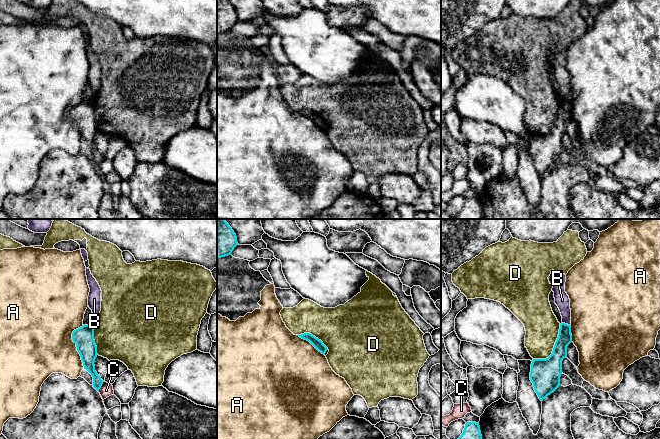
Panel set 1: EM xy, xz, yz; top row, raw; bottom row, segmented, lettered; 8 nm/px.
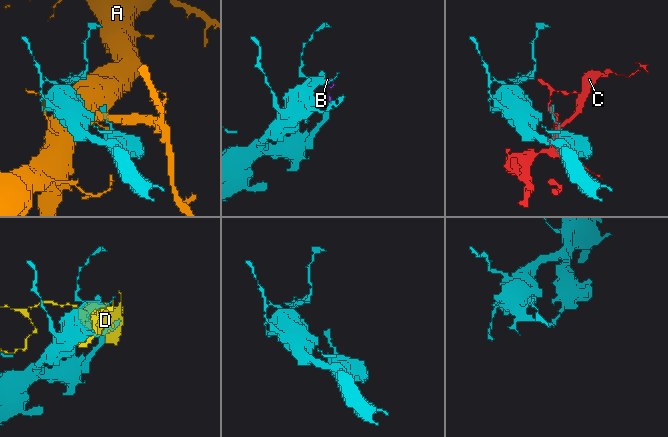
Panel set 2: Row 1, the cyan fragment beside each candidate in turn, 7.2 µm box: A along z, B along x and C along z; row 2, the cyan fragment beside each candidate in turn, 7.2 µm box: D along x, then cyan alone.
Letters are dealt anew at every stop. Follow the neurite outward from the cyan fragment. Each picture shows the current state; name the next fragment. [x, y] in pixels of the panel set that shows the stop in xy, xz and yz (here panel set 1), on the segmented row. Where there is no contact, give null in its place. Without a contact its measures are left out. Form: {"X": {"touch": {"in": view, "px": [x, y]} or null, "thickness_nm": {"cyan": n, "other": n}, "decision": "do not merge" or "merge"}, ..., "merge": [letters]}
{"A": {"touch": {"in": "xy", "px": [76, 345]}, "thickness_nm": {"cyan": 160, "other": 440}, "decision": "do not merge"}, "B": {"touch": {"in": "yz", "px": [566, 324]}, "thickness_nm": {"cyan": 120, "other": 120}, "decision": "merge"}, "C": {"touch": {"in": "xy", "px": [101, 385]}, "thickness_nm": {"cyan": 120, "other": 110}, "decision": "do not merge"}, "D": {"touch": {"in": "yz", "px": [553, 348]}, "thickness_nm": {"cyan": 240, "other": 280}, "decision": "do not merge"}, "merge": ["B"]}

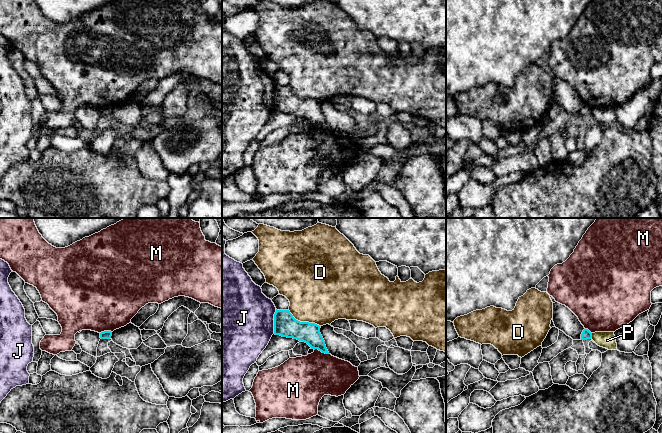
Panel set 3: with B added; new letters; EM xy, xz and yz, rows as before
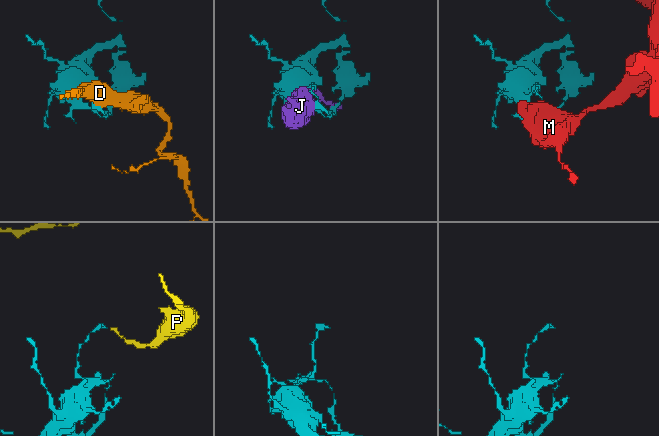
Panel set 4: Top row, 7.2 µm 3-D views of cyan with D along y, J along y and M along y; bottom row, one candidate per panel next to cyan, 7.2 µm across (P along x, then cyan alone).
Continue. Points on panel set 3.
{"D": {"touch": {"in": "xz", "px": [303, 322]}, "thickness_nm": {"cyan": 190, "other": 460}, "decision": "do not merge"}, "J": {"touch": {"in": "xz", "px": [274, 321]}, "thickness_nm": {"cyan": 190, "other": 500}, "decision": "do not merge"}, "M": {"touch": {"in": "xz", "px": [321, 351]}, "thickness_nm": {"cyan": 160, "other": 360}, "decision": "do not merge"}, "P": {"touch": {"in": "yz", "px": [591, 335]}, "thickness_nm": {"cyan": 80, "other": 130}, "decision": "do not merge"}, "merge": []}

